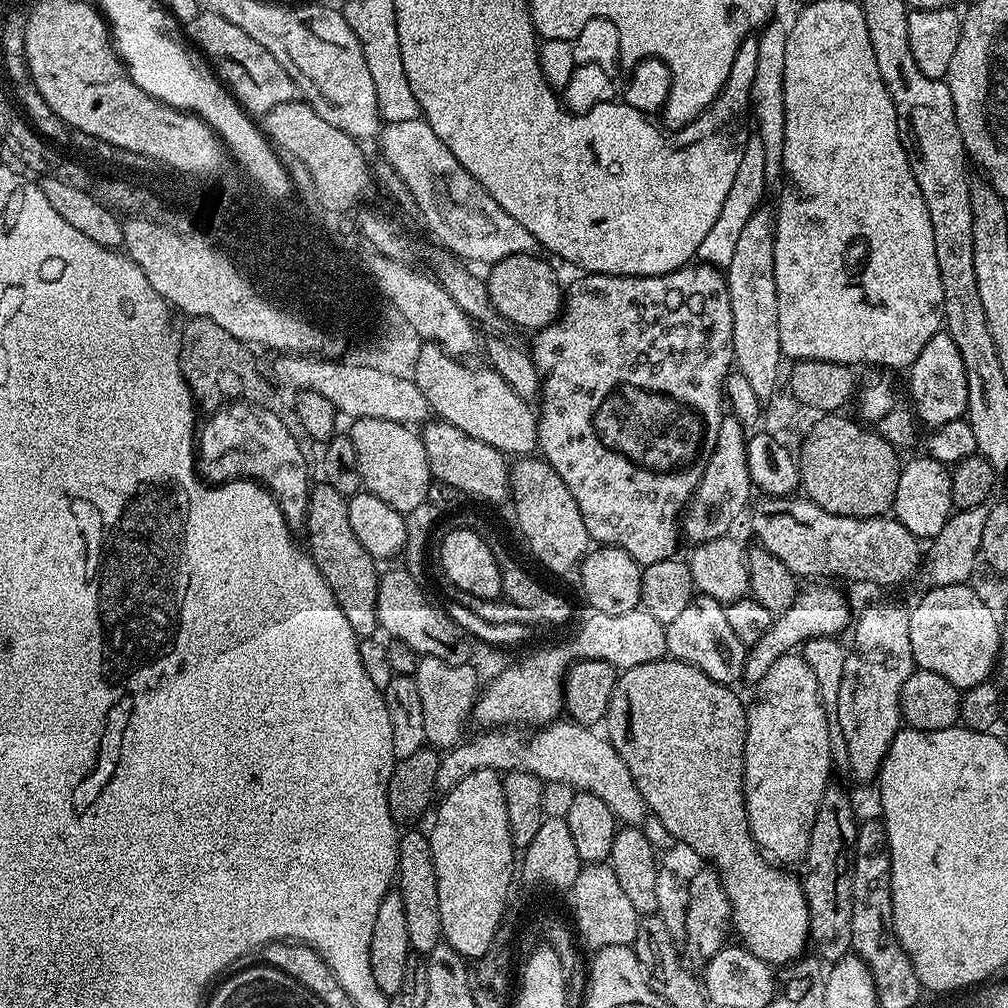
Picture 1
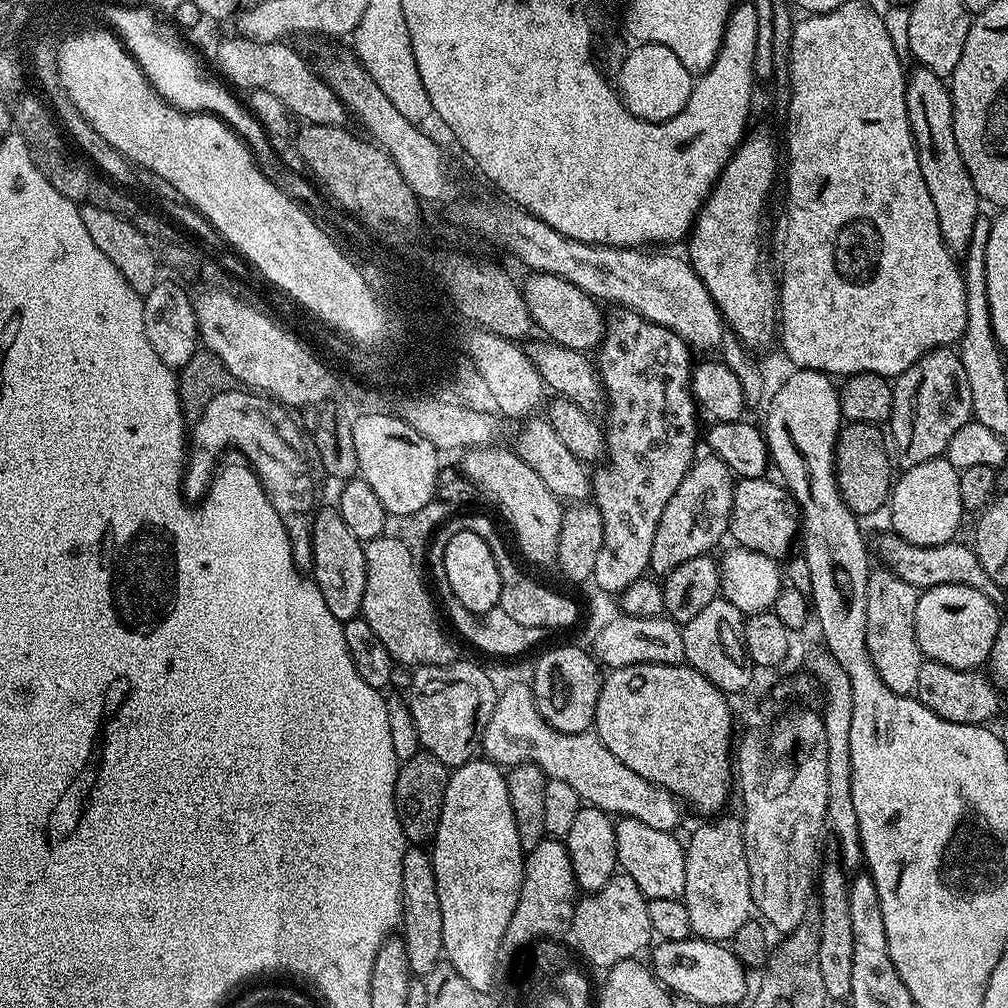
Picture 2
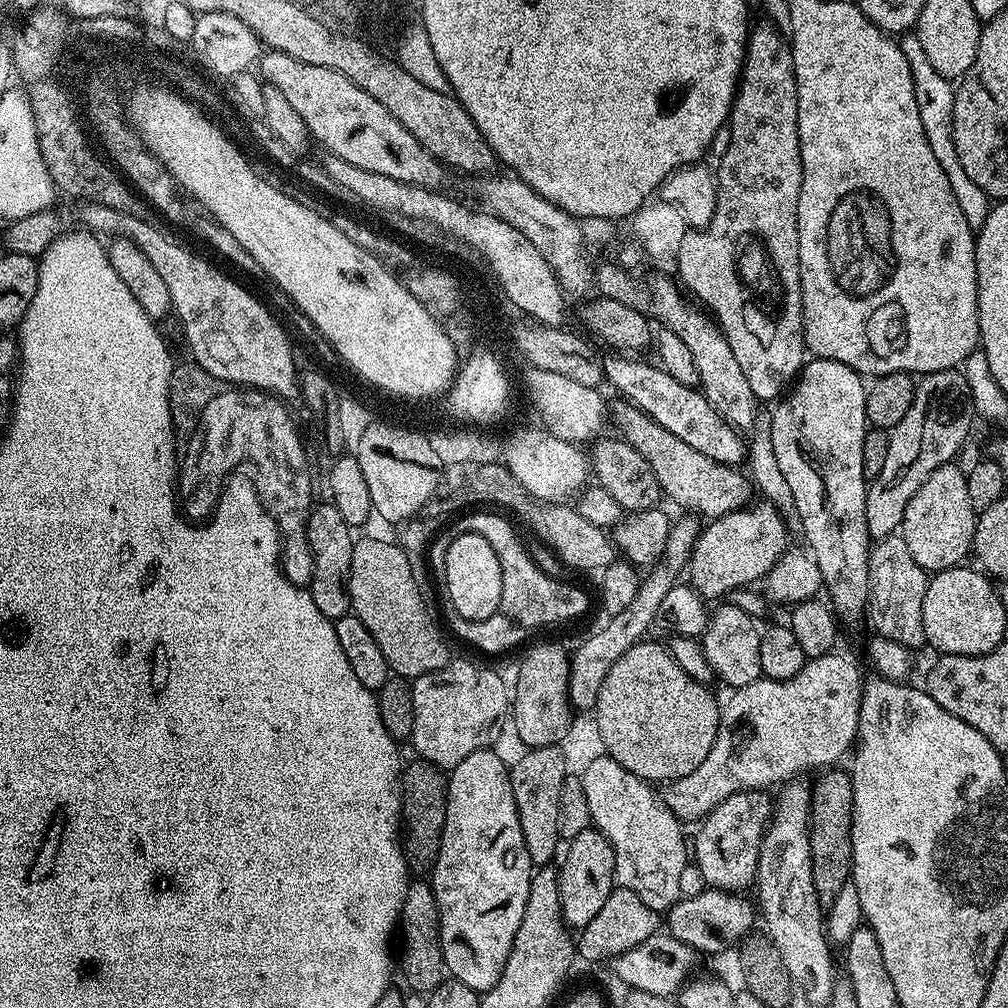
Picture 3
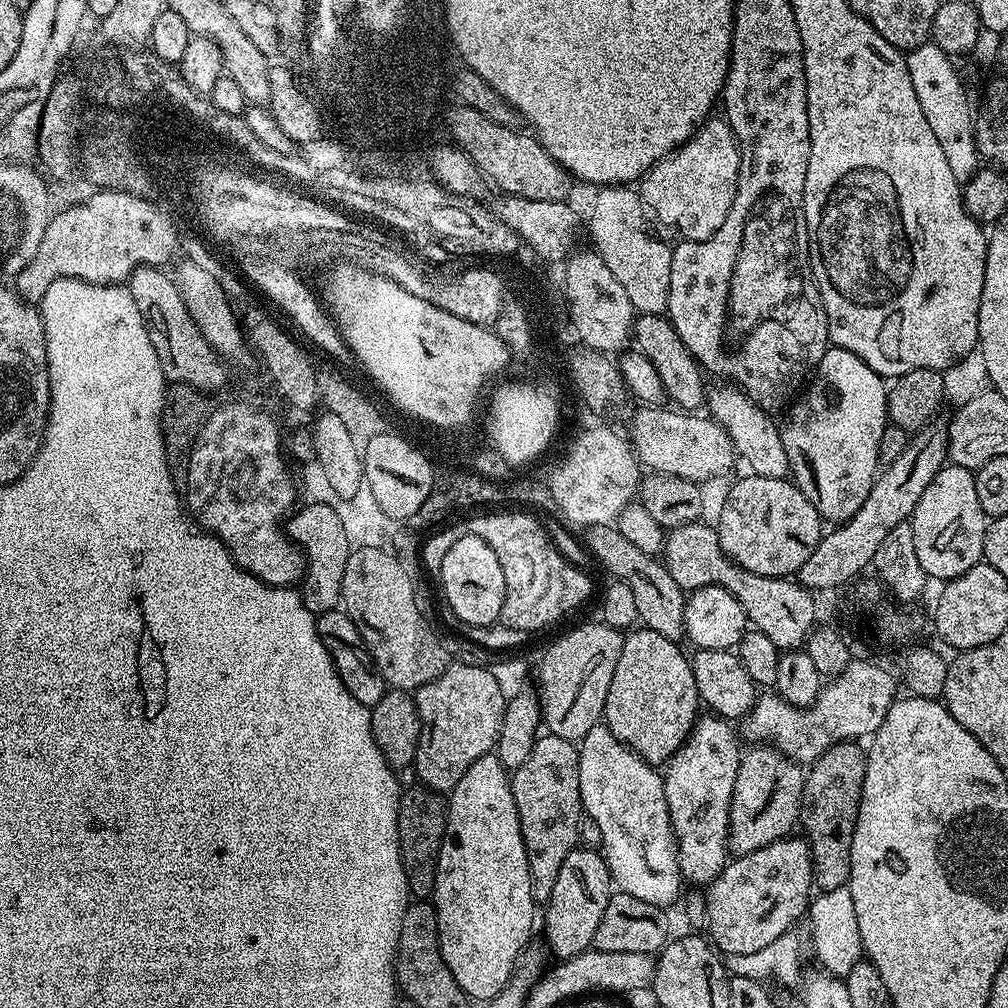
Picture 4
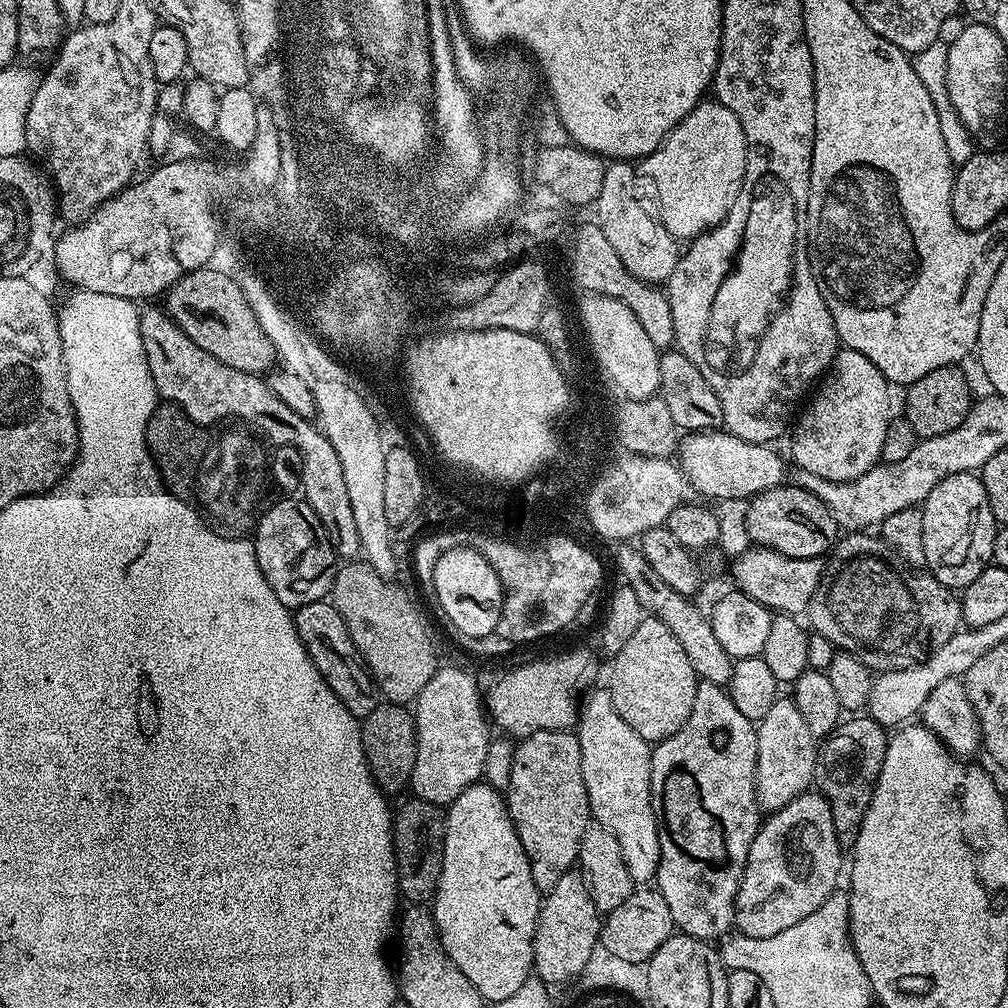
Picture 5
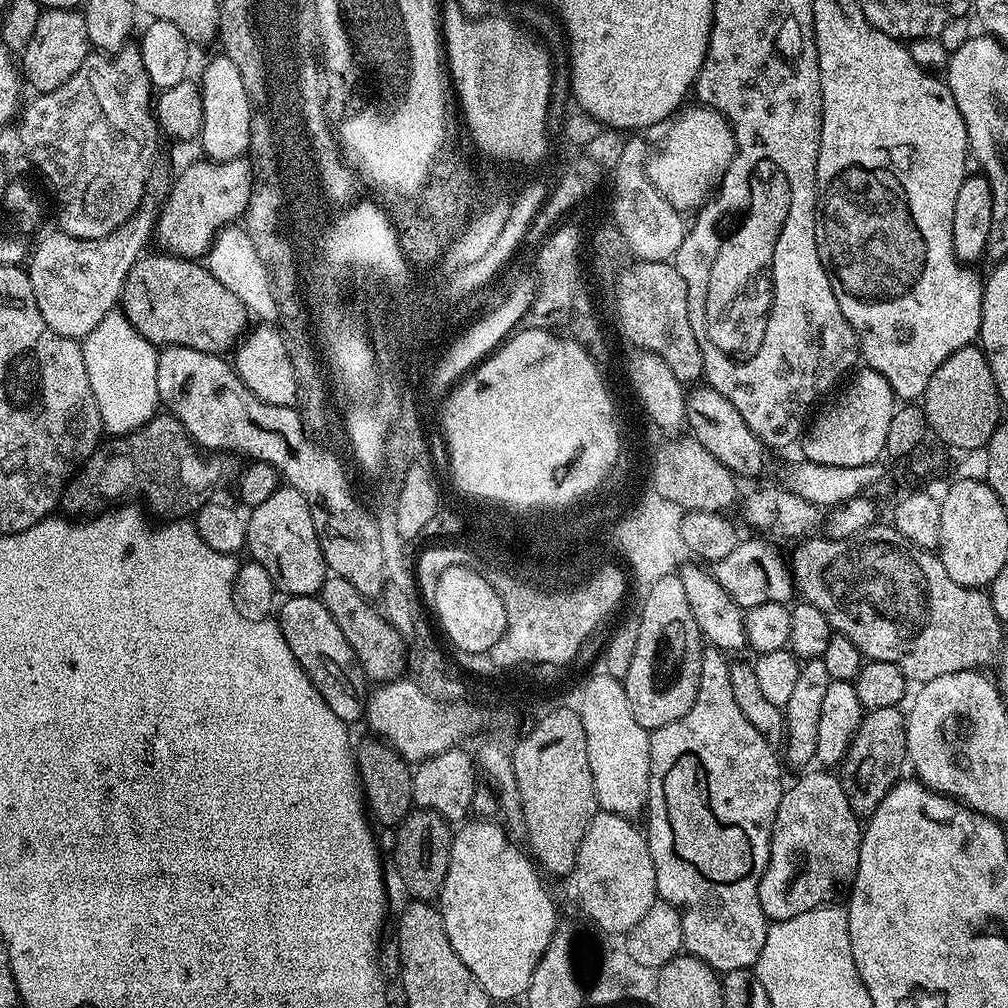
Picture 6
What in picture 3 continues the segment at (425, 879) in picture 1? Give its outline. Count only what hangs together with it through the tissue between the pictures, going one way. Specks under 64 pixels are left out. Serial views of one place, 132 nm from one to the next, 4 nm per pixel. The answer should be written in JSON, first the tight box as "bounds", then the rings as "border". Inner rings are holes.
{"bounds":[398,878,446,994],"border":[[[416,878],[409,883],[406,898],[402,902],[400,923],[398,925],[399,939],[404,939],[404,953],[399,953],[398,964],[404,967],[404,980],[411,991],[427,994],[443,984],[446,979],[444,955],[440,945],[440,911],[436,895],[432,892],[431,883]]]}

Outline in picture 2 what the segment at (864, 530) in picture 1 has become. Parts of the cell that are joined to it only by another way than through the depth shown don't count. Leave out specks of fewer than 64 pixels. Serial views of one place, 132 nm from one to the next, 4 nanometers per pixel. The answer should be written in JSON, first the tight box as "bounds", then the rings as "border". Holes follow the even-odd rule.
{"bounds":[728,476,1002,602],"border":[[[759,476],[735,481],[732,490],[732,517],[728,523],[728,530],[731,539],[736,539],[733,541],[739,547],[749,548],[758,554],[766,554],[773,558],[784,558],[793,551],[792,539],[795,536],[797,539],[801,531],[802,517],[787,487],[775,479],[768,479]],[[887,535],[880,540],[883,567],[891,568],[898,574],[898,578],[902,578],[902,582],[910,582],[910,586],[914,586],[917,590],[943,584],[965,584],[977,588],[979,592],[986,594],[986,598],[994,602],[999,601],[999,596],[1002,596],[1002,589],[998,586],[998,582],[994,582],[994,578],[990,578],[990,574],[982,570],[976,557],[975,547],[971,543],[960,544],[959,539],[954,539],[938,546],[918,546],[906,542],[901,536]]]}

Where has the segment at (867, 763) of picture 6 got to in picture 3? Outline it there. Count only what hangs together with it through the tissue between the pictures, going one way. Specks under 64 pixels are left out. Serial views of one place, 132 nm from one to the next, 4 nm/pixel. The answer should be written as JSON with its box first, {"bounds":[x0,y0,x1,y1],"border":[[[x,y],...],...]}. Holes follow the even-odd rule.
{"bounds":[810,770,854,909],"border":[[[828,770],[811,785],[810,802],[810,854],[812,855],[812,877],[814,890],[818,894],[821,909],[828,909],[838,898],[842,886],[849,883],[852,874],[852,815],[854,814],[854,790],[852,778],[847,771]]]}

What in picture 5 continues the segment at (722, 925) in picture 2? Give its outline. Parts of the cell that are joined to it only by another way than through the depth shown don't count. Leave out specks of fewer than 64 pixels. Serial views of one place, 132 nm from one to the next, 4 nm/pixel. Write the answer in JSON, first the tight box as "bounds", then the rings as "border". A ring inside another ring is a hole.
{"bounds":[756,698,818,813],"border":[[[778,698],[770,706],[766,718],[756,724],[756,745],[756,803],[765,813],[778,811],[813,787],[818,740],[810,734],[795,700]]]}

